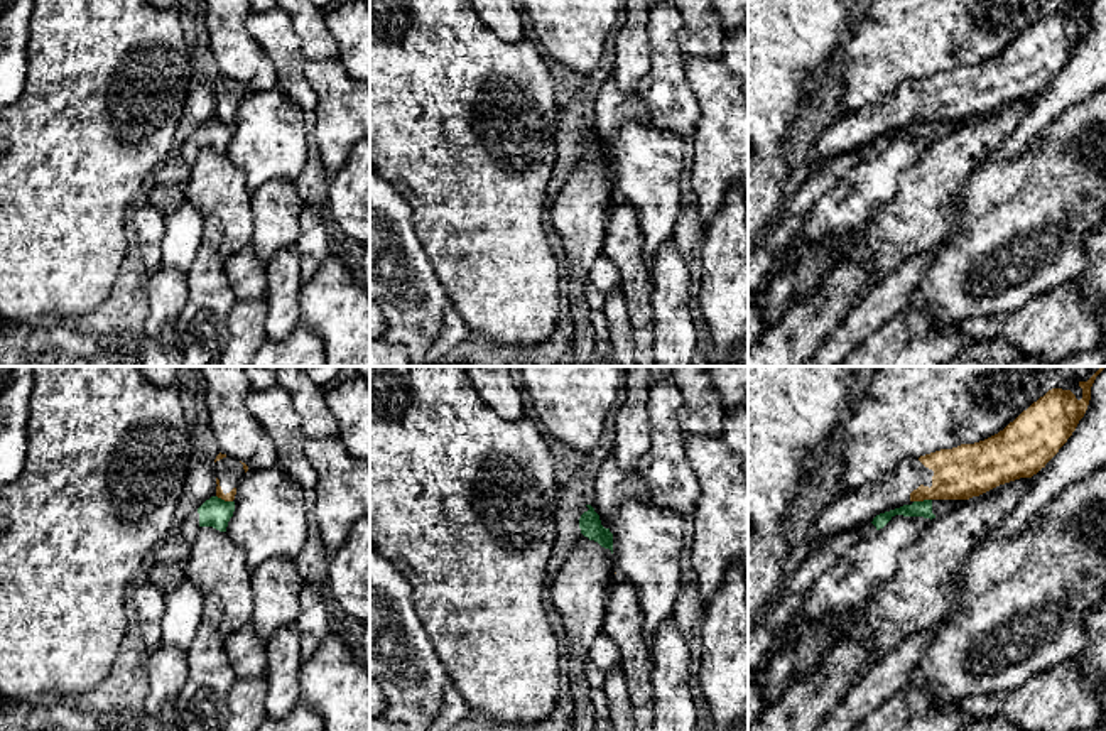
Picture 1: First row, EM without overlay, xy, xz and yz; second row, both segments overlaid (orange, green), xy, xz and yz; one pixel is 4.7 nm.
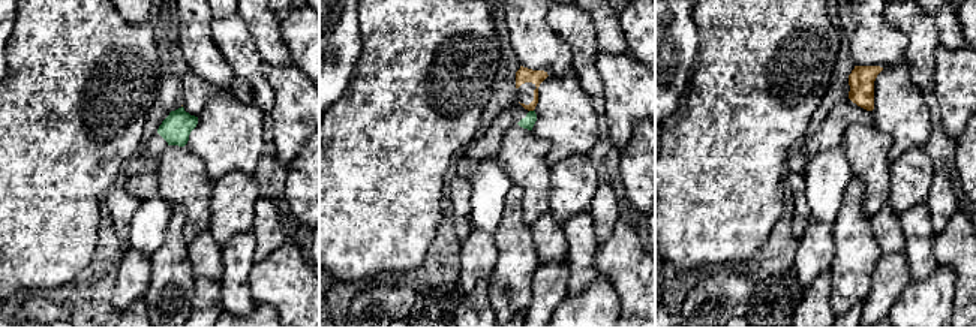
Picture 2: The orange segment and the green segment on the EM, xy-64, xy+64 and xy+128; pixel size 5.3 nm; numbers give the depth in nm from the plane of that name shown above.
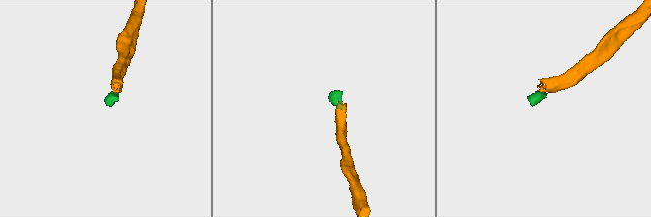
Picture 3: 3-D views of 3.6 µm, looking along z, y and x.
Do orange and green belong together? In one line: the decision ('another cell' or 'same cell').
another cell

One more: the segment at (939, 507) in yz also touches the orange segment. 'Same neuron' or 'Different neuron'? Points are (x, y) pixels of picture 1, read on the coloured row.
Different neuron

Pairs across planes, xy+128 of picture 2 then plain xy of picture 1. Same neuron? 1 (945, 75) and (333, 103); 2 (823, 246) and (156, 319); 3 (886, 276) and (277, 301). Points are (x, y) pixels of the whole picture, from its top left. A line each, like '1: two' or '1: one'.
1: one
2: one
3: two

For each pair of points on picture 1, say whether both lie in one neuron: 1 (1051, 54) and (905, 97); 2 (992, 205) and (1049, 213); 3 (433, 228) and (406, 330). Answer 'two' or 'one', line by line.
1: one
2: one
3: two

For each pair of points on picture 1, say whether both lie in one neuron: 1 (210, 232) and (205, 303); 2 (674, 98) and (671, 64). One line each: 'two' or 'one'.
1: one
2: one

